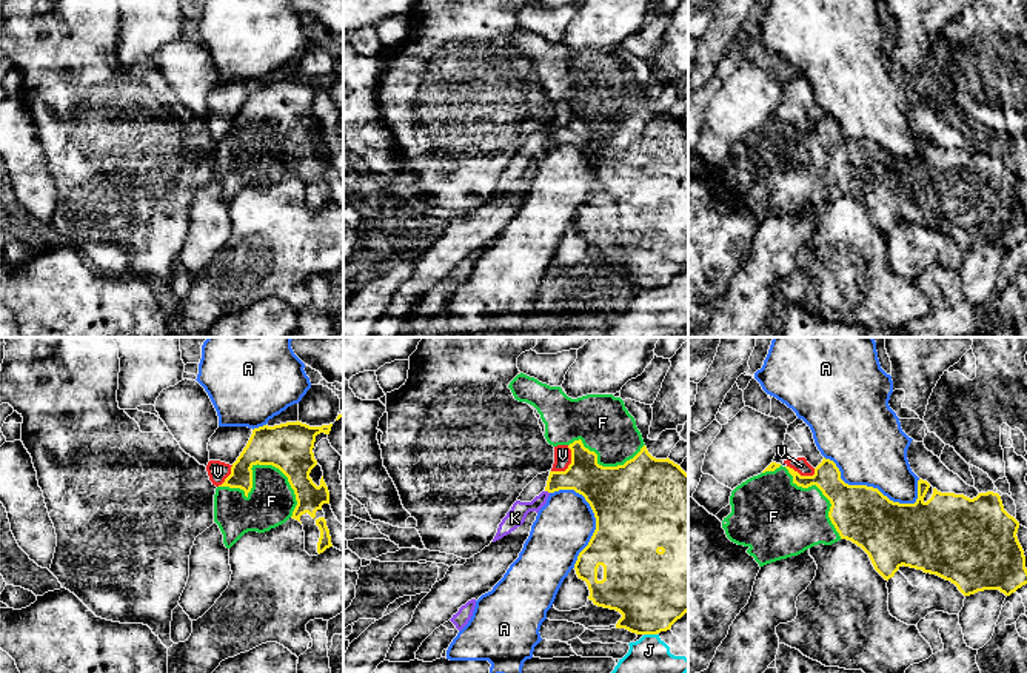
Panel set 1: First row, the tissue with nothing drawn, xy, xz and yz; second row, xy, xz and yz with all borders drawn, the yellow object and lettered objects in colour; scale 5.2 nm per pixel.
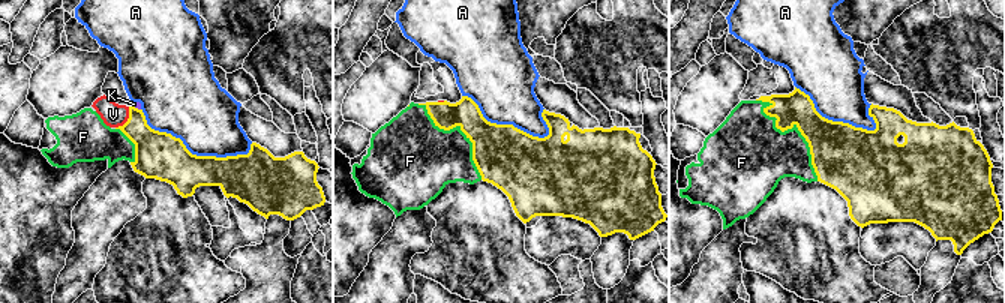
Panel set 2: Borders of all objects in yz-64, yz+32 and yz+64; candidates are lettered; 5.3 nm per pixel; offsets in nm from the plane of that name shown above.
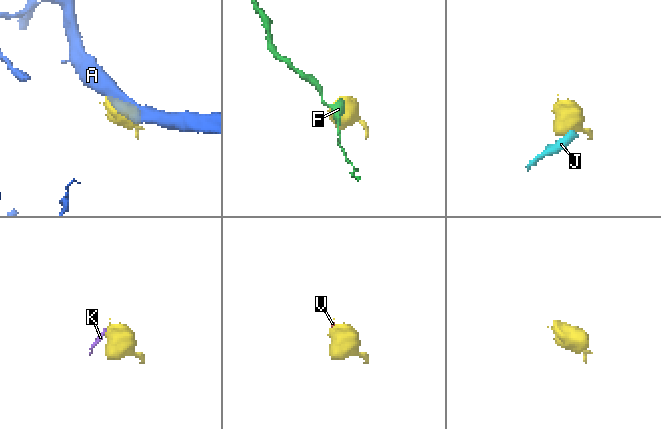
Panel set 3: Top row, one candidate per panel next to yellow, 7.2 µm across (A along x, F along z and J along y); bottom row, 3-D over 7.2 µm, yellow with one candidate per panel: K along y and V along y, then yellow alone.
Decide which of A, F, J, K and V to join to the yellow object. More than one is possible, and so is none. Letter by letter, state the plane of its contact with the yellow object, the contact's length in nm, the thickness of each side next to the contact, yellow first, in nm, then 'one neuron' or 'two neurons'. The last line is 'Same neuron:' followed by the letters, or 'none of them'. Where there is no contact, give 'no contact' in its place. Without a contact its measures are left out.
A: contact in yz; length 550 nm; calibres 300 and 400 nm; two neurons
F: contact in xy; length 420 nm; calibres 260 and 260 nm; one neuron
J: contact in xz; length 70 nm; calibres 400 and 190 nm; two neurons
K: contact in xz; length 30 nm; calibres 190 and 100 nm; two neurons
V: contact in xz; length 170 nm; calibres 260 and 100 nm; two neurons
Same neuron: F

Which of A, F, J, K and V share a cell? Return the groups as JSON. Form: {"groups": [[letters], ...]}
{"groups": [["A"], ["F"], ["J"], ["K", "V"]]}

